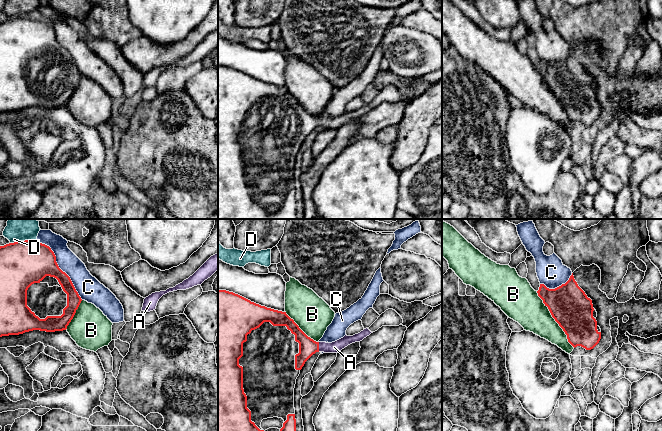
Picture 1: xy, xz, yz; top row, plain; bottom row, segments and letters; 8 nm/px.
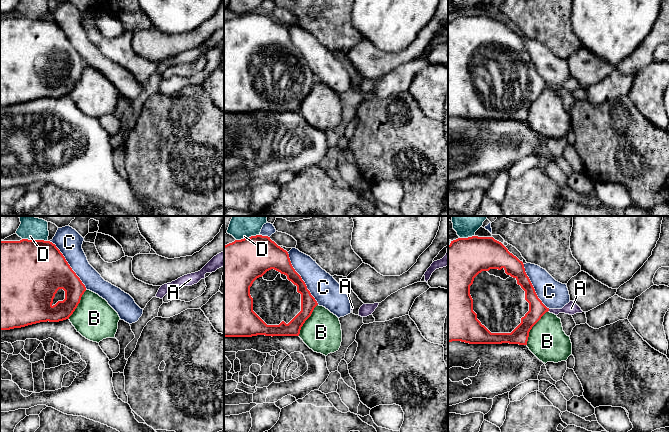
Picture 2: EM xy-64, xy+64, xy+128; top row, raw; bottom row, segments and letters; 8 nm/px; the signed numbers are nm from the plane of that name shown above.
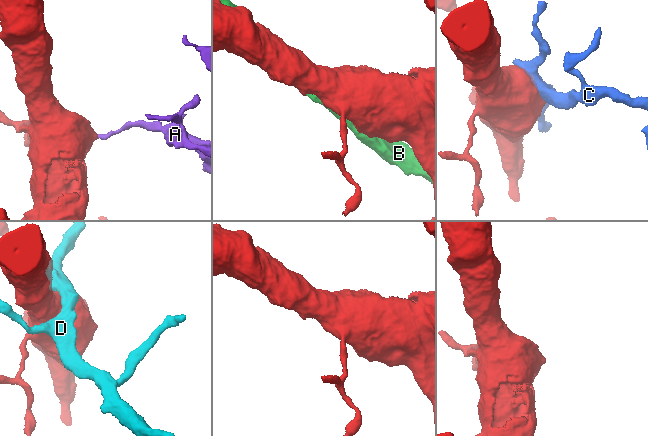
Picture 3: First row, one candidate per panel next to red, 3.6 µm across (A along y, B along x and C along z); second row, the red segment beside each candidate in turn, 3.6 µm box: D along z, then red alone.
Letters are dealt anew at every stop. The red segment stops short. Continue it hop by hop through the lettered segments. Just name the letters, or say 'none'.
A

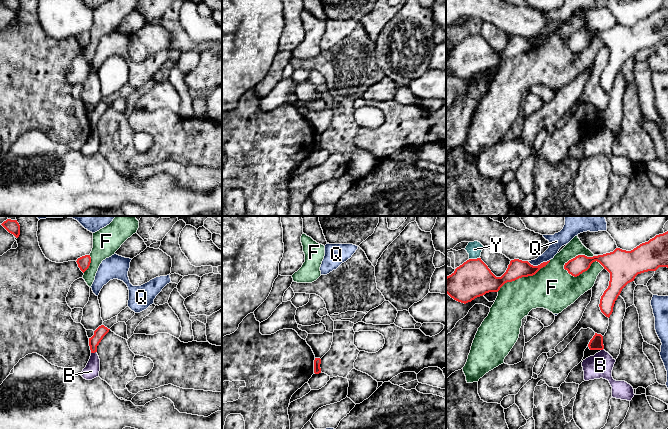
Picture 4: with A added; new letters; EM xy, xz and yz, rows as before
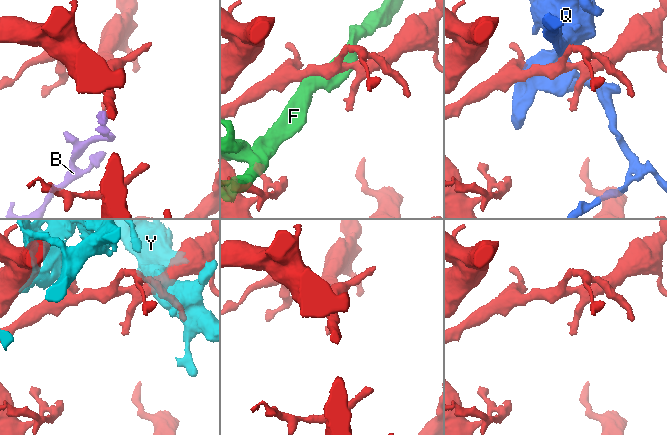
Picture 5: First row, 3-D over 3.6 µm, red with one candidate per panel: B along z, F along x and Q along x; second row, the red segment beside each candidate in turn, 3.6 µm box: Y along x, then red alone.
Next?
none

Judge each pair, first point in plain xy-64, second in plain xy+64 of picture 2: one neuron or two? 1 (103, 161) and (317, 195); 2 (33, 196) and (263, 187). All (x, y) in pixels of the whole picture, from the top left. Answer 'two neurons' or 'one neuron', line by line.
1: two neurons
2: one neuron

